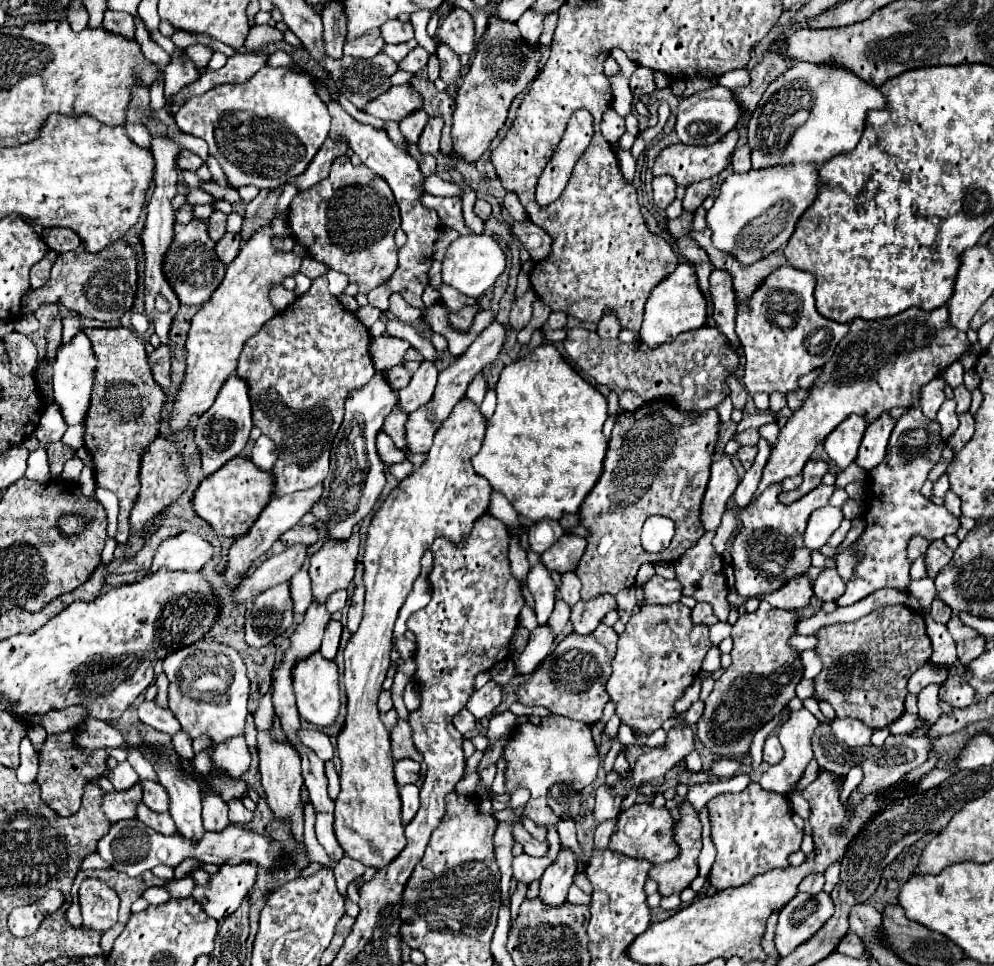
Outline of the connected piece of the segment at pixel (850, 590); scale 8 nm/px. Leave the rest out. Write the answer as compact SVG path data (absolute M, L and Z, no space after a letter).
M921 408L907 410L895 424L891 440L887 446L887 458L879 468L869 472L869 498L865 522L867 528L861 534L859 556L863 558L857 564L853 578L847 582L847 590L837 598L839 606L851 606L861 598L873 594L879 588L897 588L907 590L910 562L907 560L907 544L913 534L919 534L927 540L941 540L947 534L955 534L959 528L959 518L955 518L947 508L935 506L921 496L921 486L927 480L931 468L939 462L945 444L937 436L937 420L927 420Z

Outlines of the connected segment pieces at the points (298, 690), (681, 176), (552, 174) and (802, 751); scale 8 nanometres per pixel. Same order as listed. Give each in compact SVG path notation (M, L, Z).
M321 654L309 656L309 660L303 660L301 664L297 664L297 668L293 668L293 690L297 698L297 708L303 720L321 728L335 724L339 716L339 708L341 708L341 692L339 692L335 662L325 660Z
M733 130L729 132L729 136L723 136L721 142L717 144L711 144L711 146L685 146L685 144L671 144L667 146L655 160L655 166L653 166L653 174L659 176L659 174L667 174L667 176L673 176L677 184L681 186L689 186L689 184L695 184L703 178L713 178L717 176L719 172L723 172L727 166L729 166L729 158L737 146L737 140L739 140L739 132Z
M577 110L563 134L553 160L541 174L541 206L555 202L567 186L571 170L585 152L593 136L593 116L587 110Z
M801 708L797 712L791 712L789 720L781 726L781 732L779 732L779 740L785 748L785 756L781 760L781 764L777 766L771 766L763 778L761 778L761 788L769 790L769 792L775 792L775 794L781 794L781 796L789 796L795 788L797 788L797 782L803 778L805 770L807 770L807 764L813 760L813 752L811 752L811 734L815 732L817 728L817 718L807 710L807 708Z

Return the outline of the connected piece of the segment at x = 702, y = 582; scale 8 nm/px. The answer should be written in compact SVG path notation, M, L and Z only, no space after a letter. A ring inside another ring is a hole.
M705 532L701 536L701 540L697 540L697 544L693 548L689 548L689 552L685 552L685 556L681 556L681 560L675 562L675 572L677 572L677 580L683 584L683 594L685 596L693 596L697 602L709 602L713 606L713 610L717 612L719 620L725 622L727 614L729 614L729 604L727 604L727 582L721 574L721 556L717 556L711 540L713 540L715 532Z

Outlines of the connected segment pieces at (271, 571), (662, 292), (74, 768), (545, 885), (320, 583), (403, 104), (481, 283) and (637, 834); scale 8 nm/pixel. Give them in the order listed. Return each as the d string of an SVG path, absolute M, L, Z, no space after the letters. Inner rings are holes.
M297 544L297 546L291 546L287 550L283 550L281 554L275 554L271 556L269 560L265 560L251 576L247 576L243 580L243 584L237 588L235 592L235 602L241 604L241 602L247 602L251 600L253 596L261 594L265 588L271 588L271 586L277 586L285 580L291 580L293 574L297 570L301 570L305 558L307 558L307 552L309 552L309 546L305 544Z
M689 262L677 266L673 274L669 274L657 288L653 288L647 304L645 304L645 318L643 328L639 332L641 340L649 348L657 348L665 342L673 342L681 332L697 330L707 324L707 298L697 284L695 268Z
M73 730L47 736L39 754L37 784L41 786L41 800L49 804L49 808L53 808L59 816L73 816L81 806L85 784L97 780L105 772L105 762L107 752L77 752L77 748L73 748Z
M569 850L559 852L559 860L547 868L545 876L541 878L541 892L539 900L545 906L561 906L567 900L569 886L573 884L573 876L577 870L577 862Z
M355 526L349 540L327 536L323 546L311 554L309 574L313 582L313 598L317 602L325 602L335 590L349 588L355 574L359 544L359 526Z
M393 86L389 92L383 92L377 100L369 102L363 112L379 116L381 120L401 122L415 110L423 108L423 98L413 86Z
M473 234L473 236L459 236L445 252L443 258L443 282L457 288L465 296L479 298L493 286L493 282L503 274L507 266L505 252L497 244L497 240L489 234Z
M635 804L625 812L621 812L615 832L611 834L609 850L633 858L645 858L651 864L669 862L679 856L679 844L675 840L673 830L675 830L675 820L667 808L653 808L651 804Z

